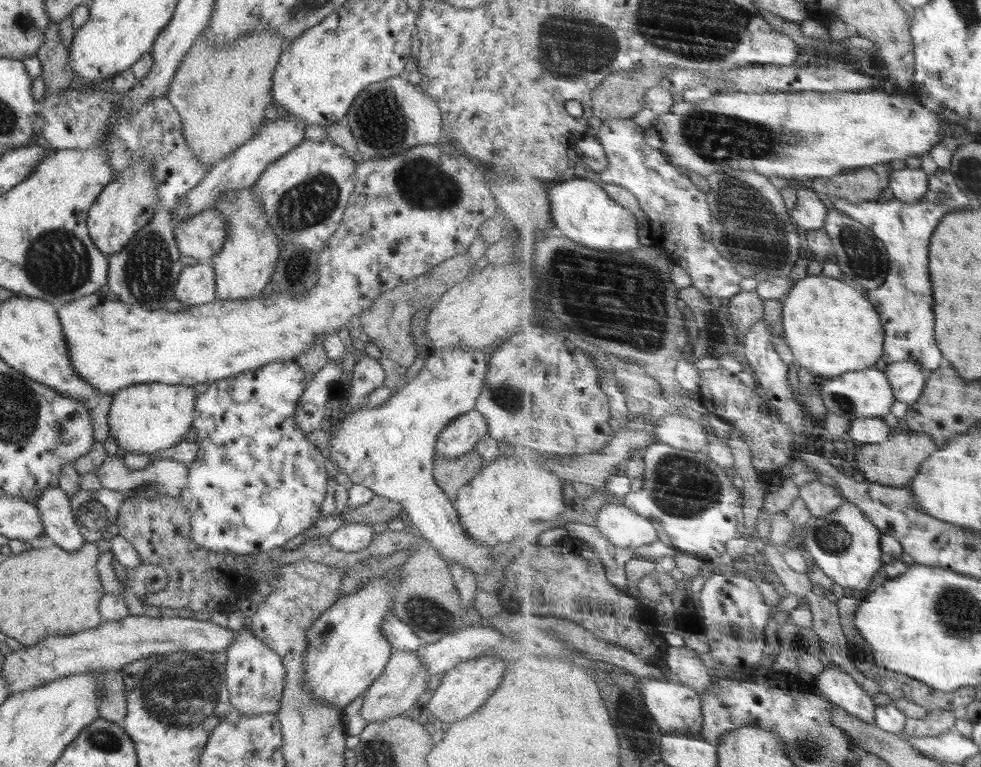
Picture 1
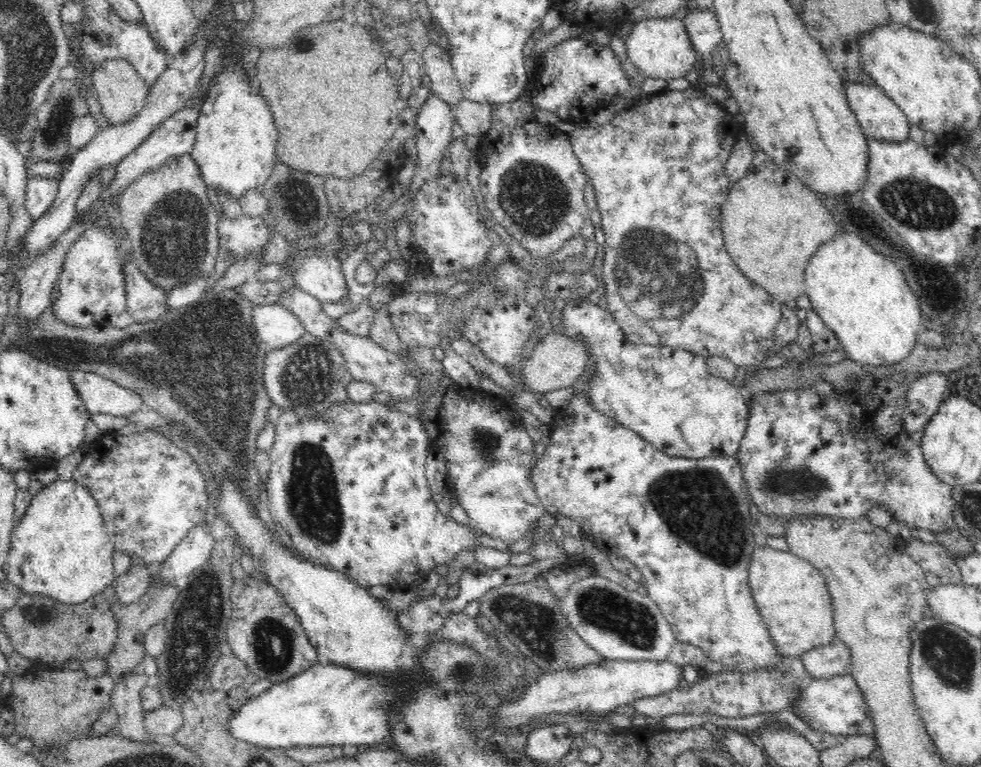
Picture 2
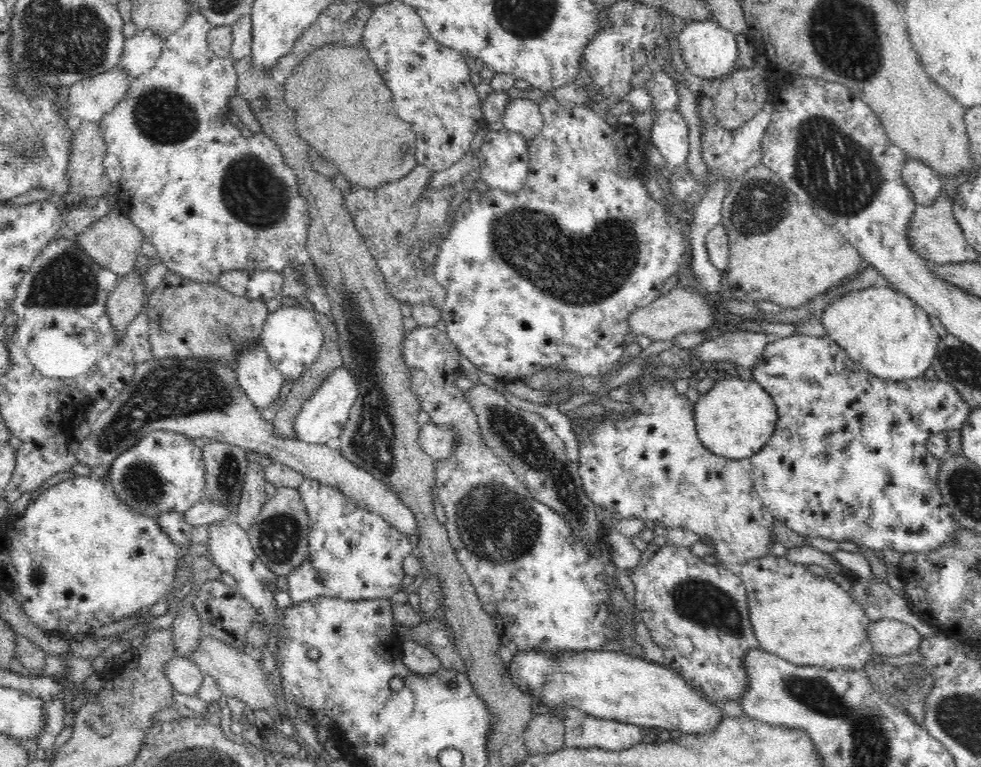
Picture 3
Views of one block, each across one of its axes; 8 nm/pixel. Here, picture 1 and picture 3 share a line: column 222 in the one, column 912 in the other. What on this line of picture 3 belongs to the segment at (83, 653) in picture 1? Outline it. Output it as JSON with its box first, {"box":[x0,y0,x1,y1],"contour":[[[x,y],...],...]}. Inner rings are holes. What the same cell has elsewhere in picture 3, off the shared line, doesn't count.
{"box":[867,618,922,657],"contour":[[[883,618],[872,621],[867,630],[874,656],[899,657],[916,650],[922,636],[904,622]]]}

